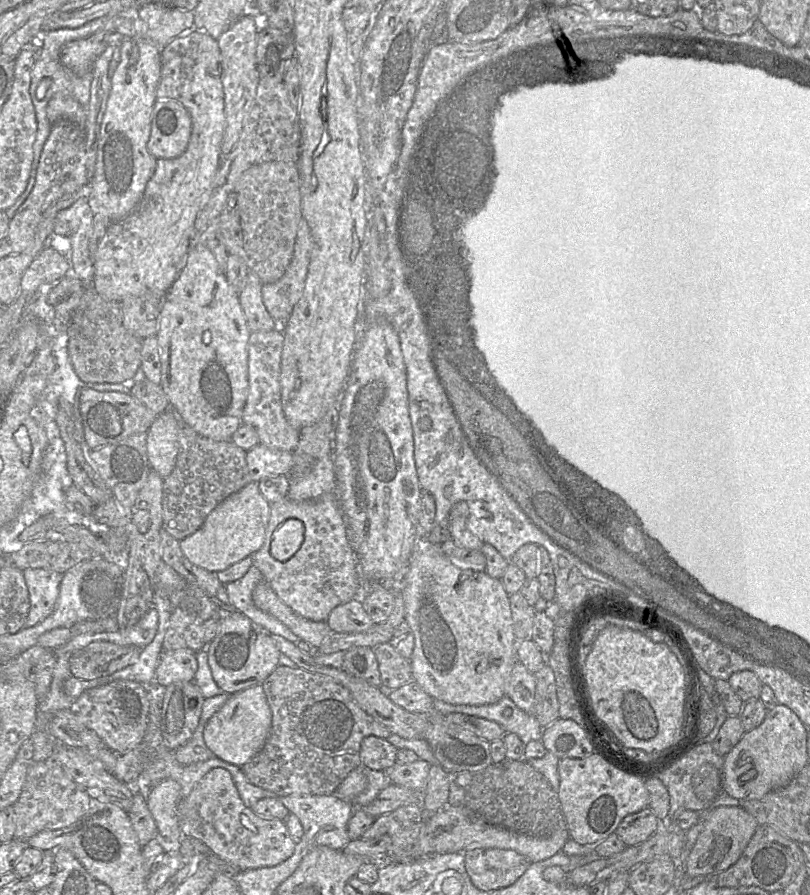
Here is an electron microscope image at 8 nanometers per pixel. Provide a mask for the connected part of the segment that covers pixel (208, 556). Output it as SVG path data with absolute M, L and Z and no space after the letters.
M258 482L248 483L220 502L196 532L180 540L181 551L192 564L209 572L221 572L260 549L269 515L270 503L261 494Z

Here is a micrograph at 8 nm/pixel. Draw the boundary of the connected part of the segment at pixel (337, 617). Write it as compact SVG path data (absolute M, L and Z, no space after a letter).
M360 598L336 606L329 614L326 623L331 632L359 633L370 629L374 623L364 610Z

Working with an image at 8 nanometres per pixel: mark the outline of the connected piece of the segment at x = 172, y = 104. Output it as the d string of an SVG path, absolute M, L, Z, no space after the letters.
M157 100L147 150L157 160L178 158L186 151L191 132L190 113L179 101Z

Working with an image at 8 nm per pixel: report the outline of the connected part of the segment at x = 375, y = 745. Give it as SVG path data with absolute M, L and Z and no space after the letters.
M367 736L363 738L360 746L362 766L387 772L397 762L397 751L387 739Z

